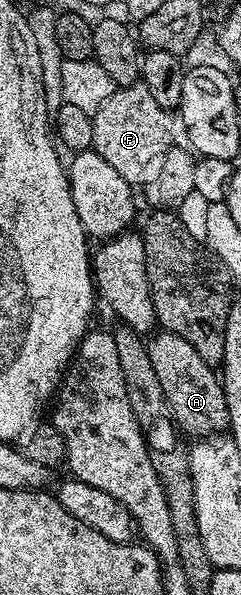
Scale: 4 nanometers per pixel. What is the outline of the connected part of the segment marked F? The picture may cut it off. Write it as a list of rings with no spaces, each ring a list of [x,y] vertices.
[[[142,82],[118,88],[93,116],[91,146],[97,154],[105,157],[105,161],[109,161],[109,165],[113,165],[113,169],[117,169],[117,173],[121,173],[121,177],[125,177],[127,183],[148,183],[153,181],[165,162],[165,153],[173,146],[171,115],[168,108],[153,101],[153,93],[149,93]]]

